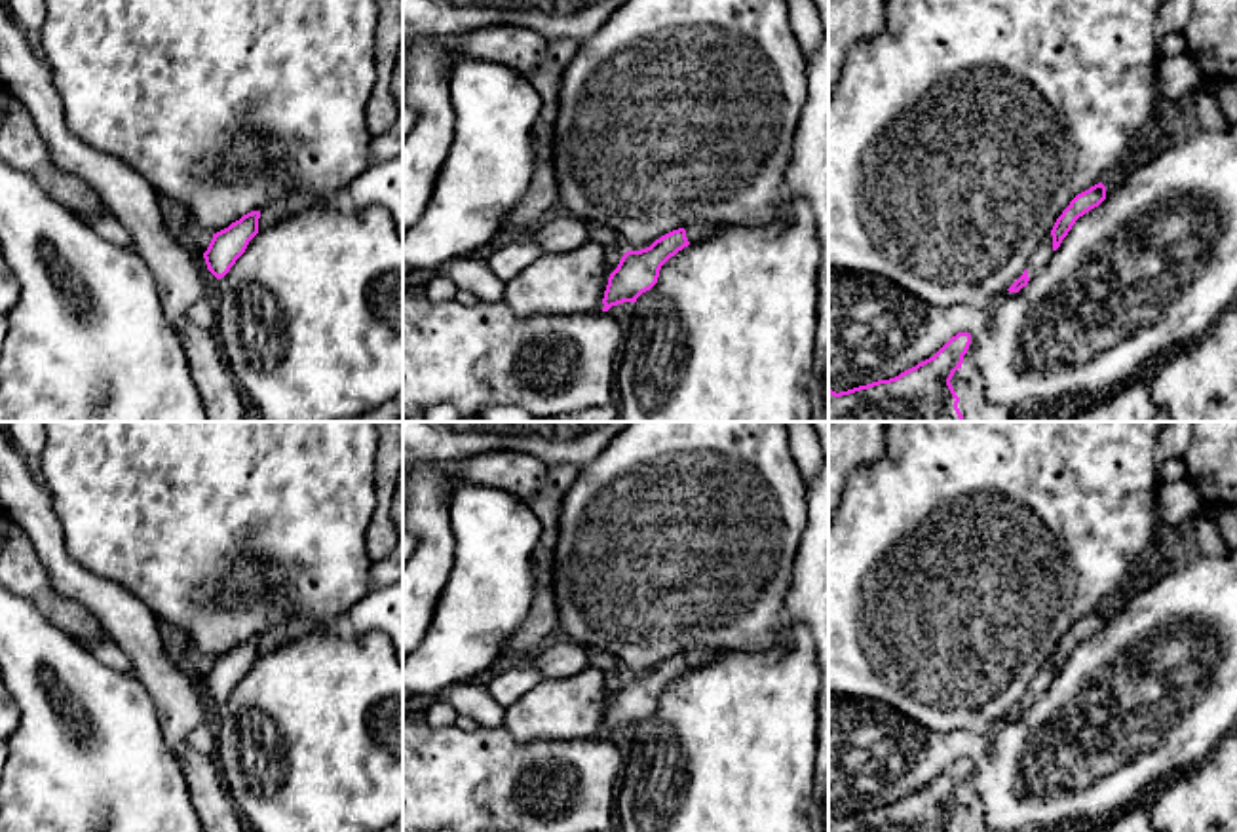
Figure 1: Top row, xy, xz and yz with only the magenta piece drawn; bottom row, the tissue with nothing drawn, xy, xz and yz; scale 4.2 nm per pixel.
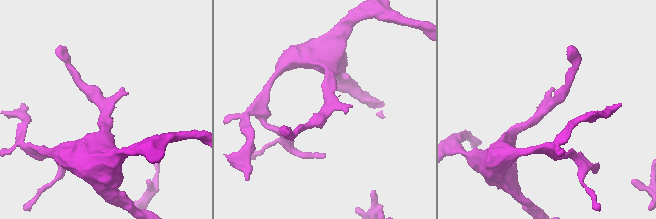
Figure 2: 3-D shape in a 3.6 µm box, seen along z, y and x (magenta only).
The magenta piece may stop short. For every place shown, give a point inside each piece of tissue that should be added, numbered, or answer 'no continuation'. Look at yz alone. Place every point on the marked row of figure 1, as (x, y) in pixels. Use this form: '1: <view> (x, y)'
1: yz (1042, 255)

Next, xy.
1: xy (299, 200)

